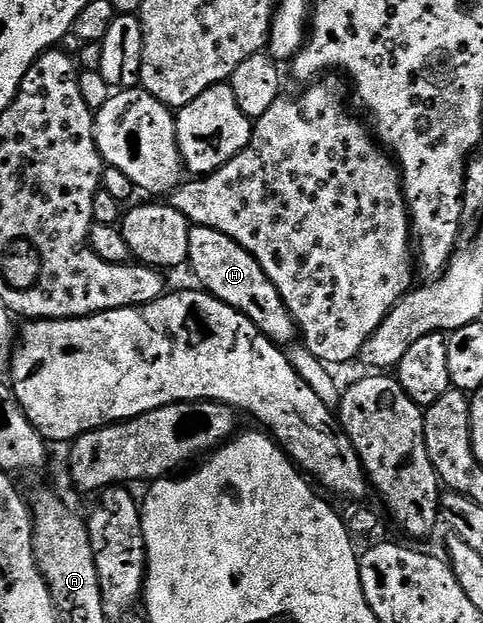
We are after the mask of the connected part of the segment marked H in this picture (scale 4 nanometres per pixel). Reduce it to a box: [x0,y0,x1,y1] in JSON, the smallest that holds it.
[188,226,298,348]

